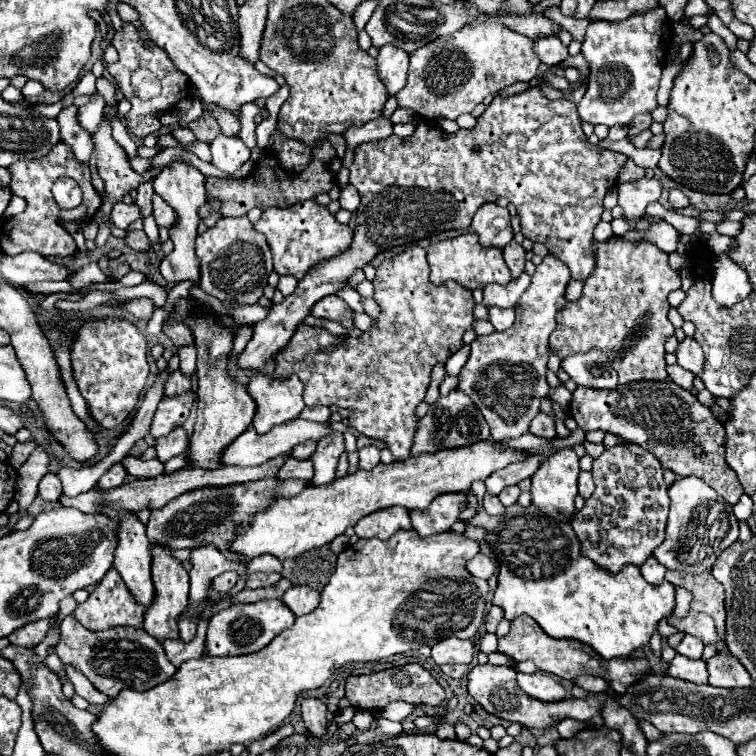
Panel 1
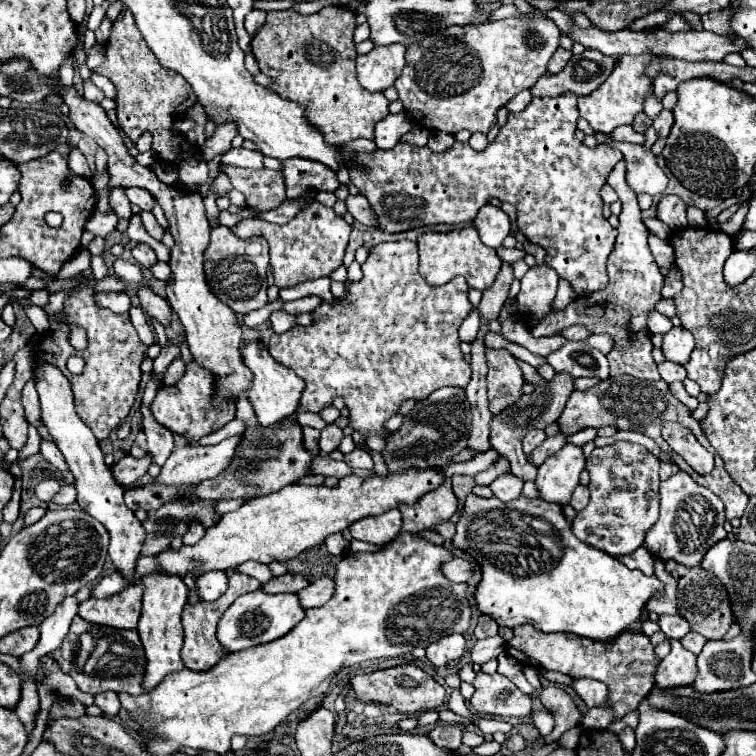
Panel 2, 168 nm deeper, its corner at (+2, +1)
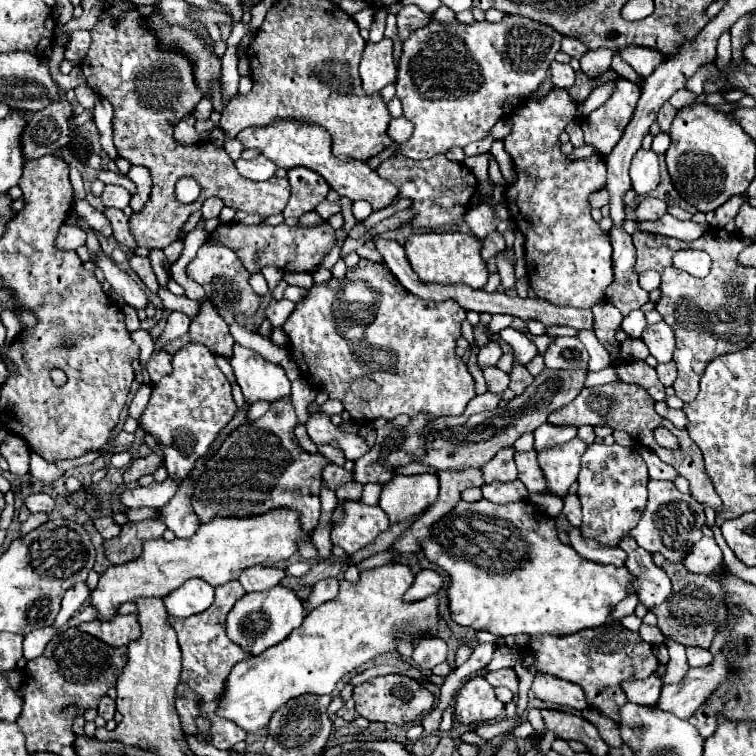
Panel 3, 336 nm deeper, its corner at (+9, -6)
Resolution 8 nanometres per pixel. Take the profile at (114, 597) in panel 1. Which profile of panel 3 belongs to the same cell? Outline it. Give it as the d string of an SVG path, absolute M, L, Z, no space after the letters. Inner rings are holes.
M126 614L126 616L116 616L112 620L94 620L94 622L82 622L78 626L82 632L88 632L106 644L118 648L124 646L140 636L140 624L136 614Z

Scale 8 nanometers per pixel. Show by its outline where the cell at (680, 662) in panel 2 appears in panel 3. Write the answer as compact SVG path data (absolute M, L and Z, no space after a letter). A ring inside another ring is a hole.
M660 664L658 670L652 676L648 676L646 680L642 680L642 682L624 682L622 688L624 688L628 700L636 702L636 704L644 704L644 706L646 704L650 704L650 706L656 704L658 698L660 698L660 690L664 686L664 680L662 680L664 672L666 672L666 664Z

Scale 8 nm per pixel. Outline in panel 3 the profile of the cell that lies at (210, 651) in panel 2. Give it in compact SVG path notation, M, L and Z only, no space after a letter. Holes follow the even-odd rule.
M232 580L216 588L216 600L212 608L208 608L208 612L202 612L190 618L170 618L170 624L178 634L178 644L182 650L182 680L176 688L176 710L178 710L182 728L186 730L186 734L196 734L194 718L196 716L208 718L212 724L208 743L220 750L230 750L234 744L245 741L247 737L247 733L236 724L228 722L225 718L219 718L216 714L216 700L220 692L224 690L224 680L228 678L228 672L232 670L236 662L248 658L248 654L242 652L242 648L234 646L224 632L224 624L226 624L224 616L232 610L236 600L242 598L244 594L246 592L240 586L240 582ZM198 700L202 700L204 704L198 706L196 704Z

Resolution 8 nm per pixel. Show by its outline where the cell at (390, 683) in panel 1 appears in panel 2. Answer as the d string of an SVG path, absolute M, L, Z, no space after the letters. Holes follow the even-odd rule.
M399 665L391 669L373 671L367 675L355 675L351 683L359 701L387 705L405 715L419 715L431 709L439 709L445 703L445 689L431 675L427 675L423 669L415 665Z

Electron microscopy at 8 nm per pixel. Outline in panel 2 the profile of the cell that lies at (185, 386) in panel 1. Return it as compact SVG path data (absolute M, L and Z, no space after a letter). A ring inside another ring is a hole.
M177 357L177 359L173 359L171 365L167 367L167 371L165 371L165 375L163 375L163 383L165 383L165 385L173 385L175 381L179 381L179 377L183 377L183 373L185 373L185 363L181 361L181 357Z

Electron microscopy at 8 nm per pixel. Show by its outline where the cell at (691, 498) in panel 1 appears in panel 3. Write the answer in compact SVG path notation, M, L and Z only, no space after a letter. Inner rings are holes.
M650 480L648 482L648 504L644 508L644 516L640 520L640 524L630 532L630 536L644 548L648 550L650 554L656 554L660 552L666 560L670 562L684 562L686 554L692 550L692 544L696 544L704 534L702 534L702 526L706 524L706 514L704 514L704 506L700 502L696 502L690 494L682 494L674 482L668 482L668 480L662 480L662 482L656 482L656 480Z

